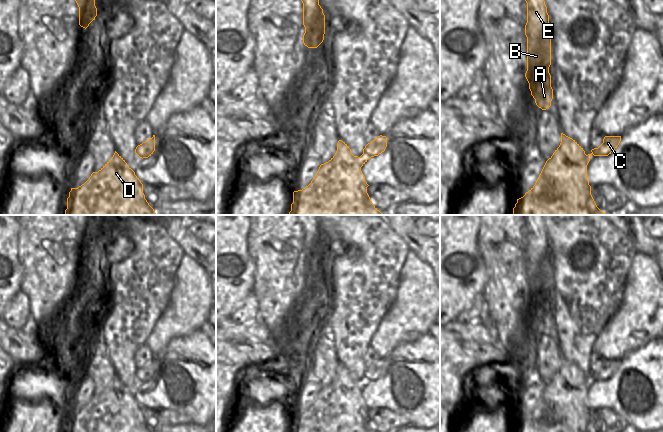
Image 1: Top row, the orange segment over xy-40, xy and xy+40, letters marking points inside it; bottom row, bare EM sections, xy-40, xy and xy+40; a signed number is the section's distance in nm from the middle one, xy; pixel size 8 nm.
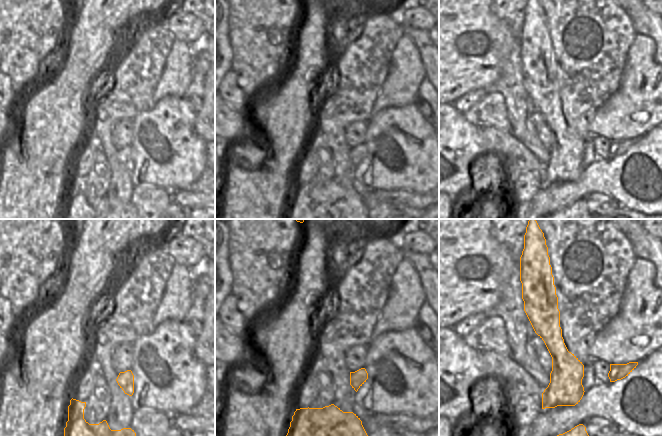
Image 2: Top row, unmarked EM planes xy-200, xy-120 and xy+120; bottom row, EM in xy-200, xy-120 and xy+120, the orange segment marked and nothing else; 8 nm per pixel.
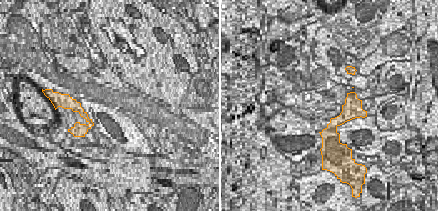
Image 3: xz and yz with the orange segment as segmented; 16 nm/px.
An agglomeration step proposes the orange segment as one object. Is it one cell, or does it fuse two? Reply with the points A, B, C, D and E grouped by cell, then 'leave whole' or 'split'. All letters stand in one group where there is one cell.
A B D E / C; split

